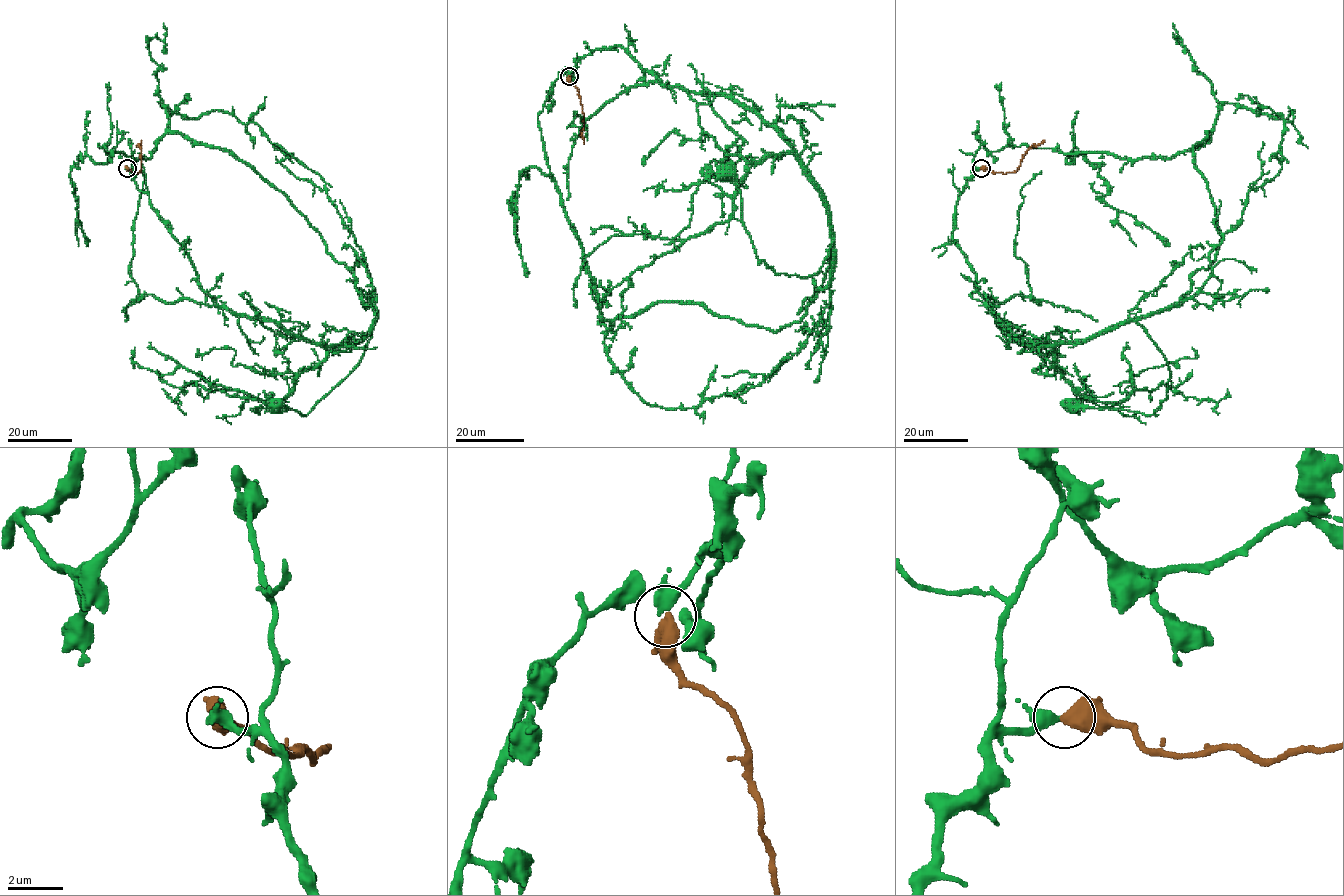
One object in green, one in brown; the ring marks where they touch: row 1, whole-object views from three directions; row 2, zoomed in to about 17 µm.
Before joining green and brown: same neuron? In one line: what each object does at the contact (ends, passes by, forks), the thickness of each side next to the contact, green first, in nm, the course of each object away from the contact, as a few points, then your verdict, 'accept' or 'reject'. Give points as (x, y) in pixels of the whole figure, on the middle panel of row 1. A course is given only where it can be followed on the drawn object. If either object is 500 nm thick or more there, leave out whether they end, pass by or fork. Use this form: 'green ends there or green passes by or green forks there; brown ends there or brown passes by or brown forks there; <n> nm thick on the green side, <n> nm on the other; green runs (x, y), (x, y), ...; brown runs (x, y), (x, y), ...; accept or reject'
360 nm thick on the green side, 600 nm on the other; green runs (568, 76), (621, 46), (668, 87), (756, 111), (825, 208), (833, 241), (816, 274), (757, 257), (729, 170); brown runs (569, 76), (581, 100), (583, 144); accept

